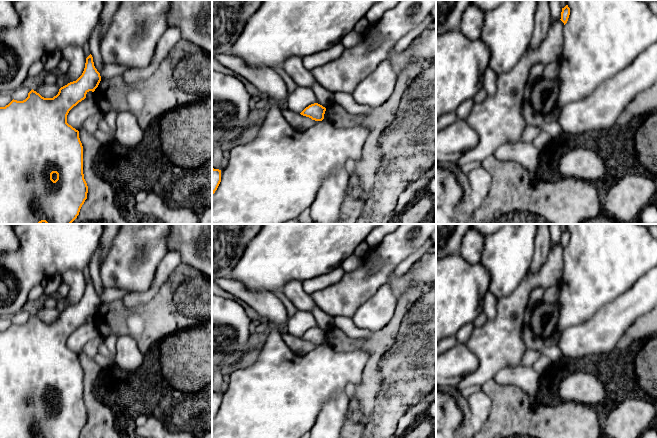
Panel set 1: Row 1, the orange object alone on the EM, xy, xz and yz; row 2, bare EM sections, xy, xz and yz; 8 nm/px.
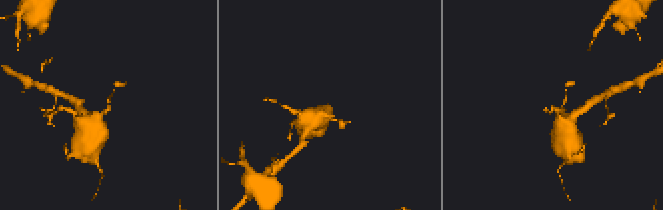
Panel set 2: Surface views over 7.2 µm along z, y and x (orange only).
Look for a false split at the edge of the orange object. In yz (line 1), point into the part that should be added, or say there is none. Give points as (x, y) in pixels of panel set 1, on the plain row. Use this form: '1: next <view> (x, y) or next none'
1: next none

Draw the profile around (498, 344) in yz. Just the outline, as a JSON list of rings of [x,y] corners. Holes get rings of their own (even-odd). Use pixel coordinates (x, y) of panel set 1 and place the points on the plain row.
[[[561,244],[550,247],[540,270],[527,273],[510,295],[498,299],[496,315],[488,318],[483,326],[473,329],[465,345],[477,357],[478,367],[455,386],[457,390],[482,387],[499,370],[520,364],[527,349],[522,328],[529,295],[537,287],[546,289],[559,285],[564,264],[563,251]]]

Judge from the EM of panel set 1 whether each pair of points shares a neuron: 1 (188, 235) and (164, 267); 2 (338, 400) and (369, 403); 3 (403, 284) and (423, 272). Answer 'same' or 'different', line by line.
1: different
2: different
3: same

